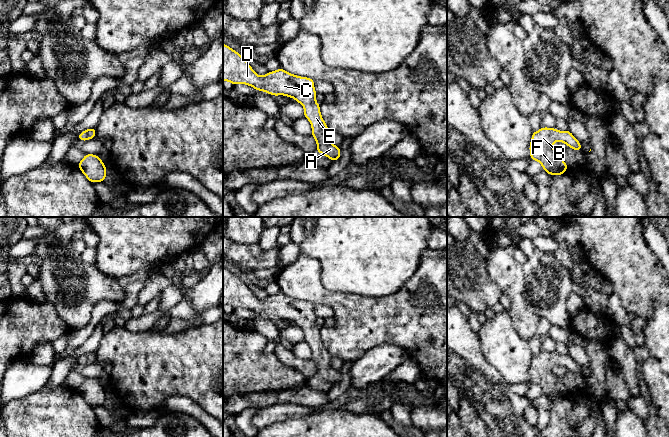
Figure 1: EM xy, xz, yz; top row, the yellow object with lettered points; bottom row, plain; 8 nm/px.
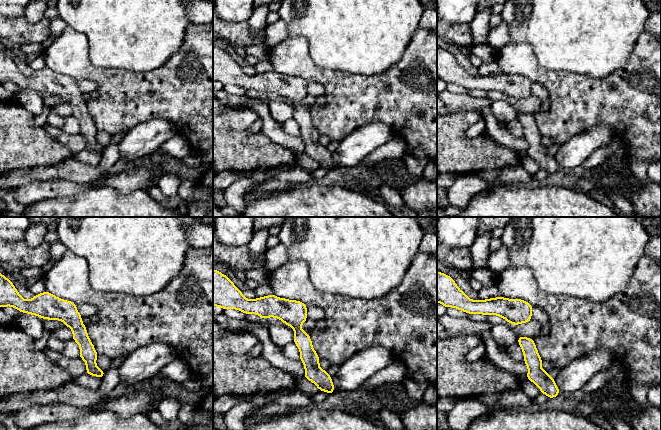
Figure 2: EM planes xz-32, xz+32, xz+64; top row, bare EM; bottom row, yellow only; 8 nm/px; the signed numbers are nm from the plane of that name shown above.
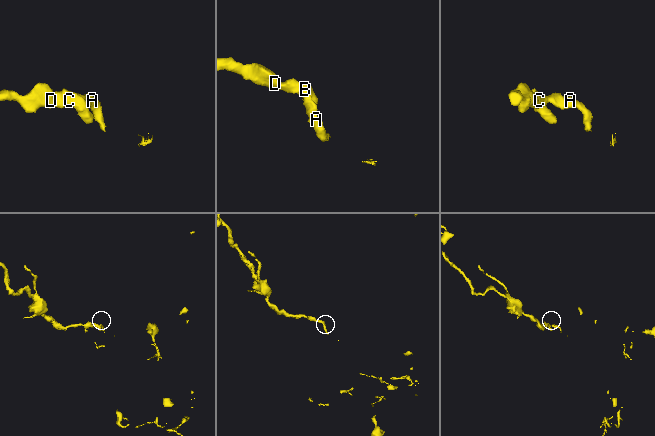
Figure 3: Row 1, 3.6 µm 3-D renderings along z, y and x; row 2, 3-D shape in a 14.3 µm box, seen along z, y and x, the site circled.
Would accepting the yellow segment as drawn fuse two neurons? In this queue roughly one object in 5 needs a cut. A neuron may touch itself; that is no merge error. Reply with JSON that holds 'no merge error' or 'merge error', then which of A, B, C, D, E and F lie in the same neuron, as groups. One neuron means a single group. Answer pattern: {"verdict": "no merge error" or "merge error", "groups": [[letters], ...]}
{"verdict": "no merge error", "groups": [["A", "B", "C", "D", "E", "F"]]}

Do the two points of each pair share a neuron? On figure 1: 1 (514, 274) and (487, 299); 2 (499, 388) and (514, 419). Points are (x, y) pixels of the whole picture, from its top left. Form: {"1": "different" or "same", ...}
{"1": "different", "2": "same"}

